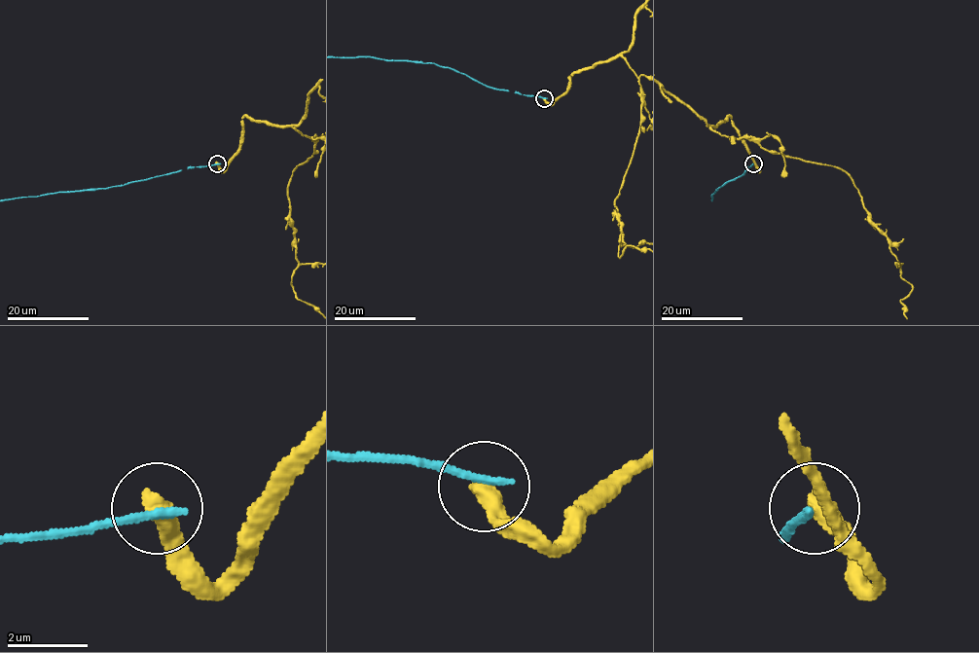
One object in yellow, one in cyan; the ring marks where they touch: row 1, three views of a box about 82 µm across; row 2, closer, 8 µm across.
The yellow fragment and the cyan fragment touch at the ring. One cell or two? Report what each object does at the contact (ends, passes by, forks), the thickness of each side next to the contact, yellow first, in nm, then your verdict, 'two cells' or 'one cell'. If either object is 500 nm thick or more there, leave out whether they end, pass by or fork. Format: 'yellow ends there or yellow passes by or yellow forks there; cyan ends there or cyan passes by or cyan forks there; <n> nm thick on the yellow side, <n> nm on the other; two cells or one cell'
500 nm thick on the yellow side, 240 nm on the other; two cells

